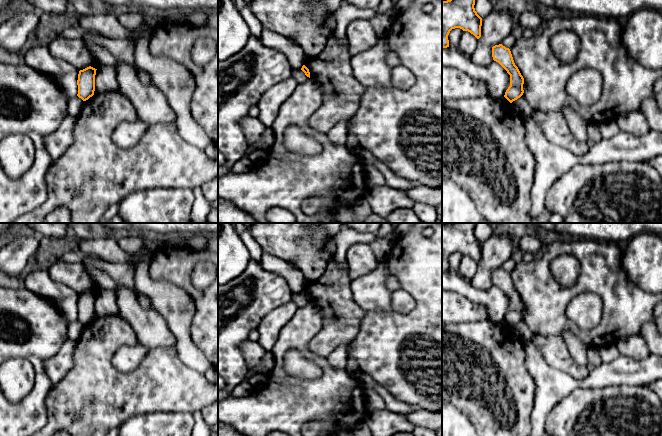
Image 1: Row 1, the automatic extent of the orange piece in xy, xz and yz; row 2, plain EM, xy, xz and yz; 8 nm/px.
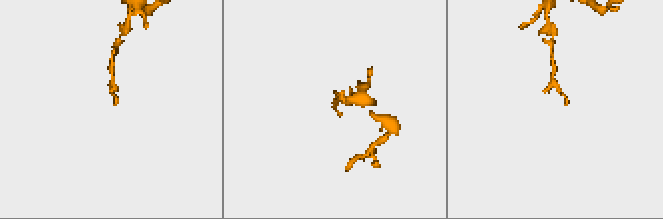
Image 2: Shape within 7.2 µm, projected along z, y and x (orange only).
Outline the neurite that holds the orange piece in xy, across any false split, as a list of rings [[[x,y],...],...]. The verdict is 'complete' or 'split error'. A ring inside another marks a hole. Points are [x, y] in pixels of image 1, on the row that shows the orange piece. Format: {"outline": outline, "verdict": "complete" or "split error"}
{"outline": [[[89,66],[79,71],[77,80],[77,96],[81,98],[83,101],[88,100],[90,97],[94,95],[96,70],[97,69]]], "verdict": "complete"}

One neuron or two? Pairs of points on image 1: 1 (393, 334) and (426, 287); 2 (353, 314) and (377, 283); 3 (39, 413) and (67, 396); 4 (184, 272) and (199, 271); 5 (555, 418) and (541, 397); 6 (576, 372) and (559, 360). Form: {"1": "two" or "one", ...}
{"1": "one", "2": "two", "3": "two", "4": "two", "5": "two", "6": "one"}

